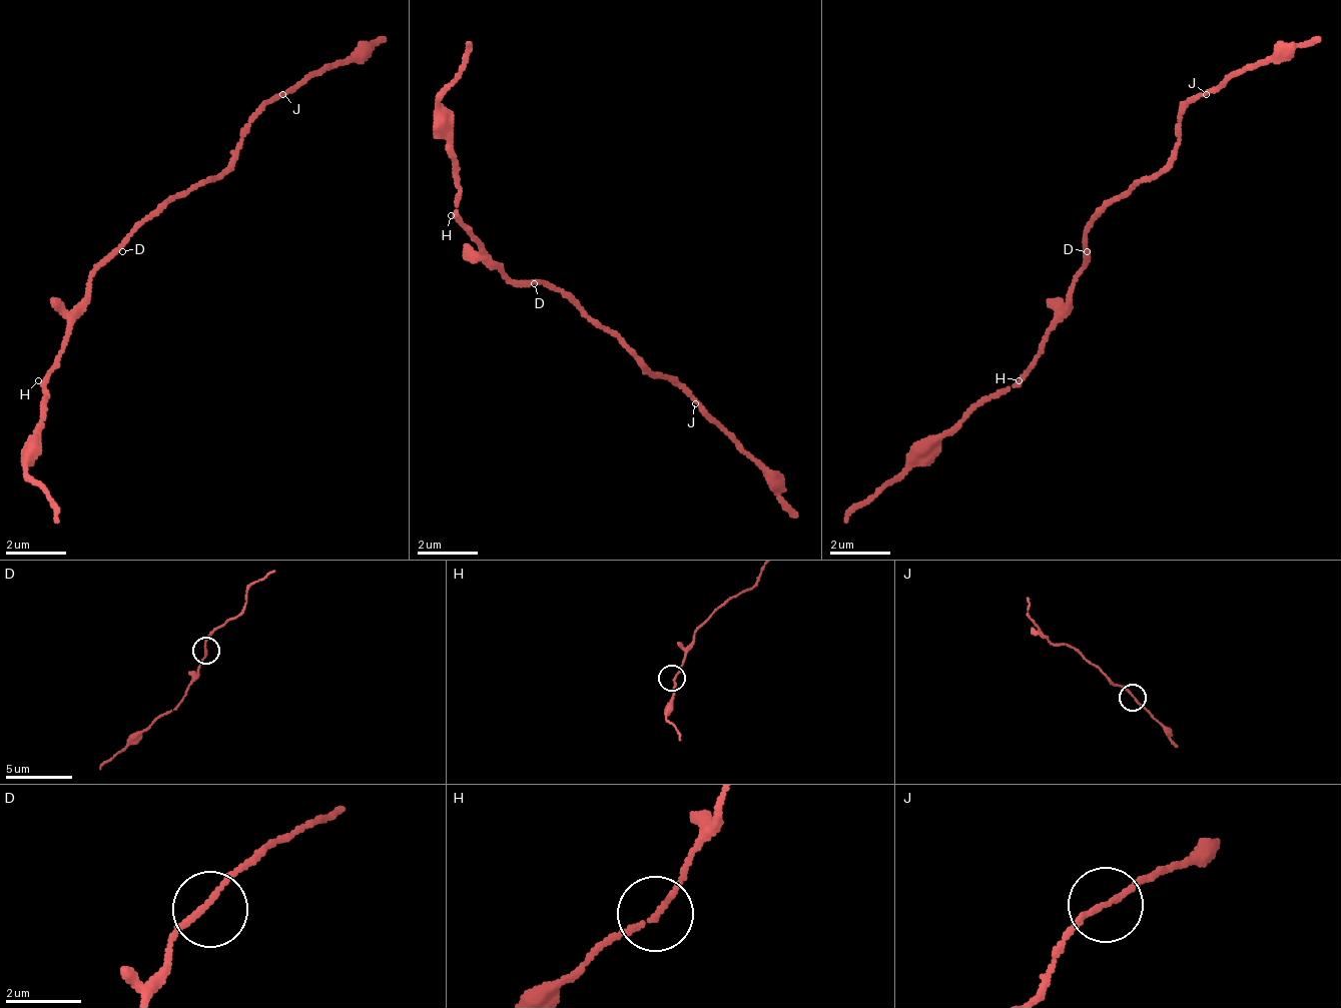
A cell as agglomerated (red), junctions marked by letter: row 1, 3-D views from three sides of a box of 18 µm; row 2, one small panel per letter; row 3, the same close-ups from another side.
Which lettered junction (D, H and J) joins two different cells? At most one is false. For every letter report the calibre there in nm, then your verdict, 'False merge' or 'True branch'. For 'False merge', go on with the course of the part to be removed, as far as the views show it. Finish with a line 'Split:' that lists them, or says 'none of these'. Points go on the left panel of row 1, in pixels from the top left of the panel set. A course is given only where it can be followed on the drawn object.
D: Thickness 150 nm. True branch
H: Thickness 140 nm. True branch
J: Thickness 140 nm. True branch
Split: none of these

